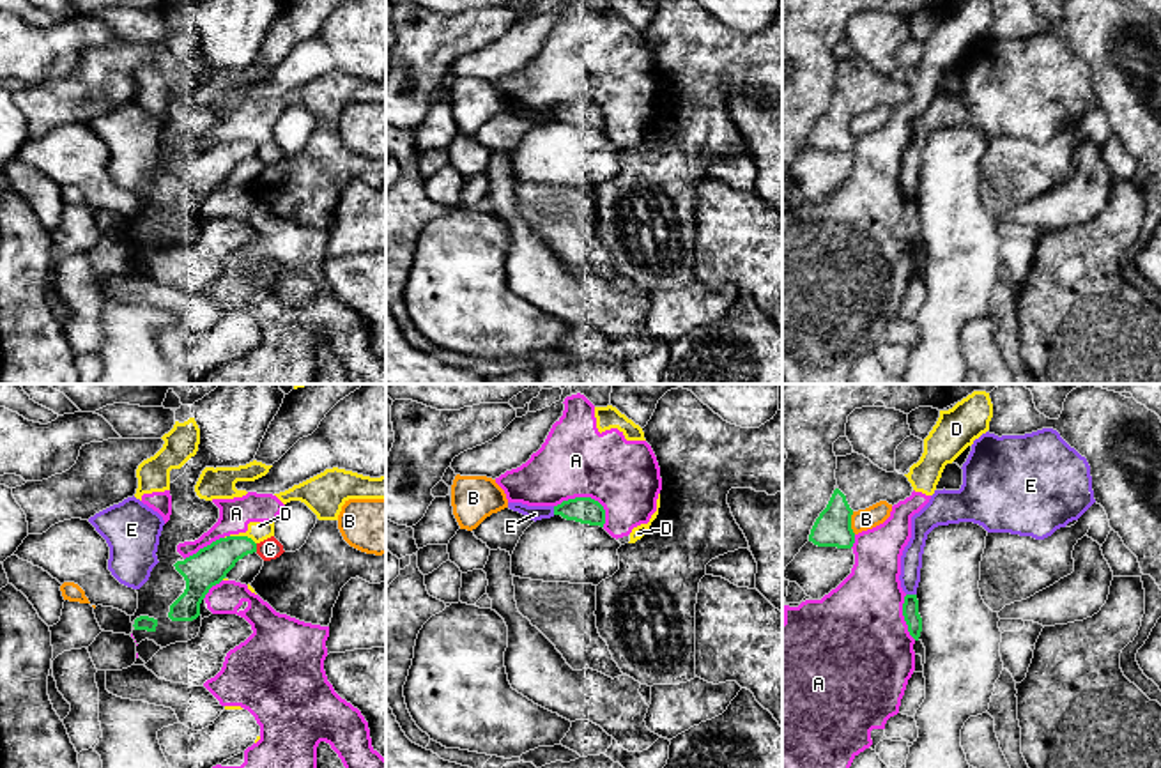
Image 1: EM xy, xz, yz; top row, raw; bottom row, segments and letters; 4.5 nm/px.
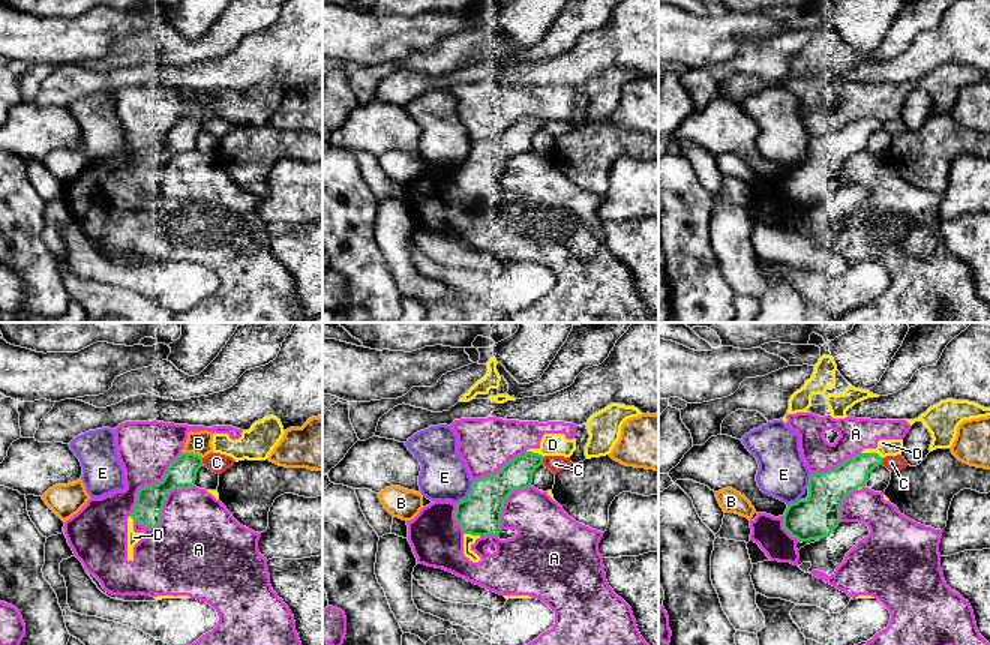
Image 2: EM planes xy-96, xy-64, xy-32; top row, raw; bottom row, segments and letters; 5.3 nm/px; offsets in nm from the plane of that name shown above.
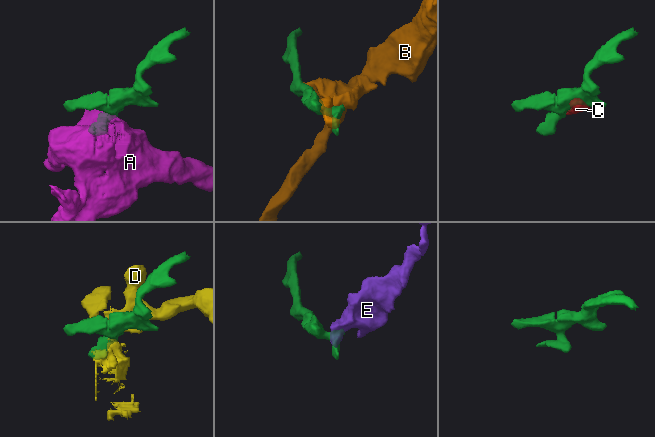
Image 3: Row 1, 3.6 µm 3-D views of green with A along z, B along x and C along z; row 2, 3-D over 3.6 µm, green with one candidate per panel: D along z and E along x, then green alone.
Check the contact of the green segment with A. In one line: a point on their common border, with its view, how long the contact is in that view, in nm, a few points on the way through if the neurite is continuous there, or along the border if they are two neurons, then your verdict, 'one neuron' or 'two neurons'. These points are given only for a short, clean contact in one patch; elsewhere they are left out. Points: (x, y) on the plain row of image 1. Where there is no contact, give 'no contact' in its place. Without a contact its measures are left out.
meets green in xz at (586, 101); contact 260 nm long; two neurons

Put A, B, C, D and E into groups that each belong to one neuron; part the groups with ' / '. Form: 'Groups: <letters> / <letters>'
Groups: A D / B / C E

